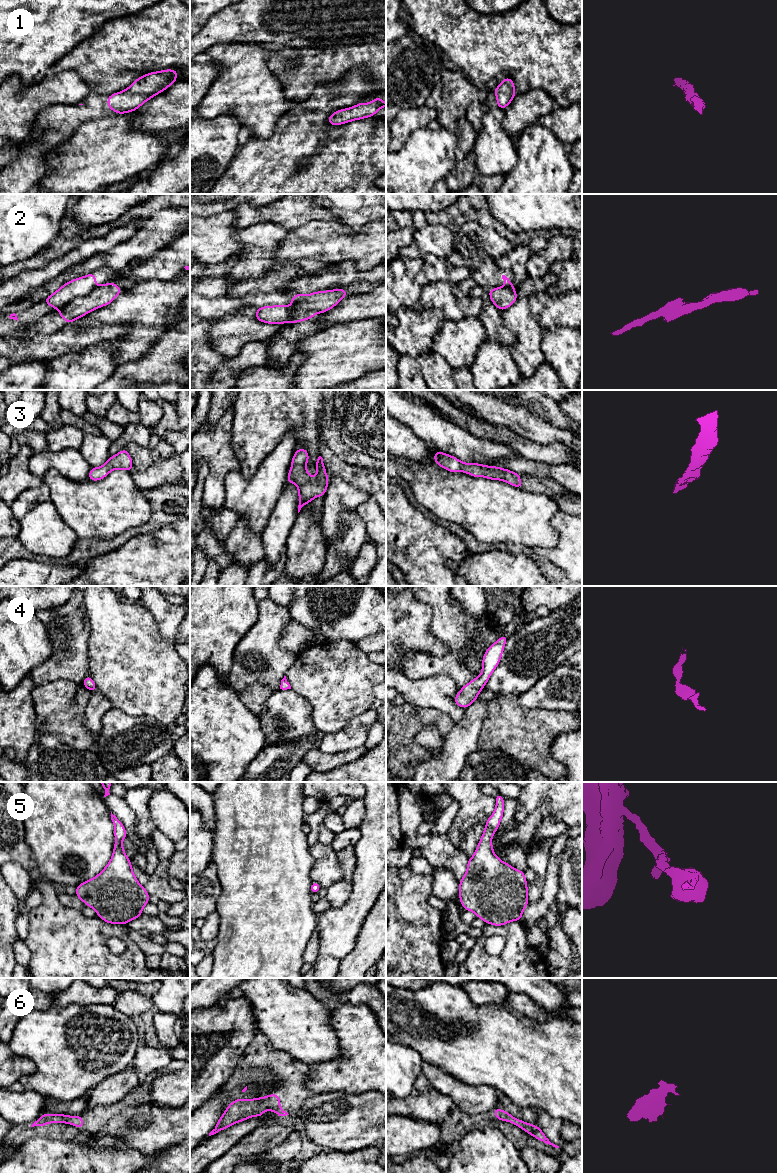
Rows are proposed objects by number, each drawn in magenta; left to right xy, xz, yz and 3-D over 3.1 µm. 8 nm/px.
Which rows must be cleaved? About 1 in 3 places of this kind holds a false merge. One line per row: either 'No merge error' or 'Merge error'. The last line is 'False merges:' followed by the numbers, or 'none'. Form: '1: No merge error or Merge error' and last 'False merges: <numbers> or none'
1: No merge error
2: Merge error
3: No merge error
4: No merge error
5: No merge error
6: No merge error
False merges: 2

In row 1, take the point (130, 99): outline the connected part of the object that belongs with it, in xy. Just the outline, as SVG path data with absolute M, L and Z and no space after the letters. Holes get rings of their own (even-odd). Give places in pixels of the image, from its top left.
M173 69L145 74L137 78L127 89L109 95L108 109L115 111L116 114L136 111L146 101L176 83L177 75L179 72Z

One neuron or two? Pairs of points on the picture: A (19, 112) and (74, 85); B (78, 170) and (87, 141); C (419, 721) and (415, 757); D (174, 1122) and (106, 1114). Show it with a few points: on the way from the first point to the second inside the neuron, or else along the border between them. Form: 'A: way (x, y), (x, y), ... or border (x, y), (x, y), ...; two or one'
A: way (33, 98), (49, 91), (60, 89); one
B: way (84, 163), (87, 160), (87, 148); one
C: way (410, 730), (410, 748); one
D: border (128, 1105), (116, 1113), (97, 1131); two

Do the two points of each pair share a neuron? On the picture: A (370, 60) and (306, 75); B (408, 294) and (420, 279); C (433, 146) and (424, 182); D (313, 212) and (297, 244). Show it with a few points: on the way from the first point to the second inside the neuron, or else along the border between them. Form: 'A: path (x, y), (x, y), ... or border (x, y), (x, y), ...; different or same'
A: path (354, 60), (341, 60), (330, 66), (322, 66); same
B: border (416, 272), (414, 281), (421, 288); different
C: path (429, 155), (424, 160), (424, 173); same
D: border (330, 220), (311, 220), (290, 230); different

